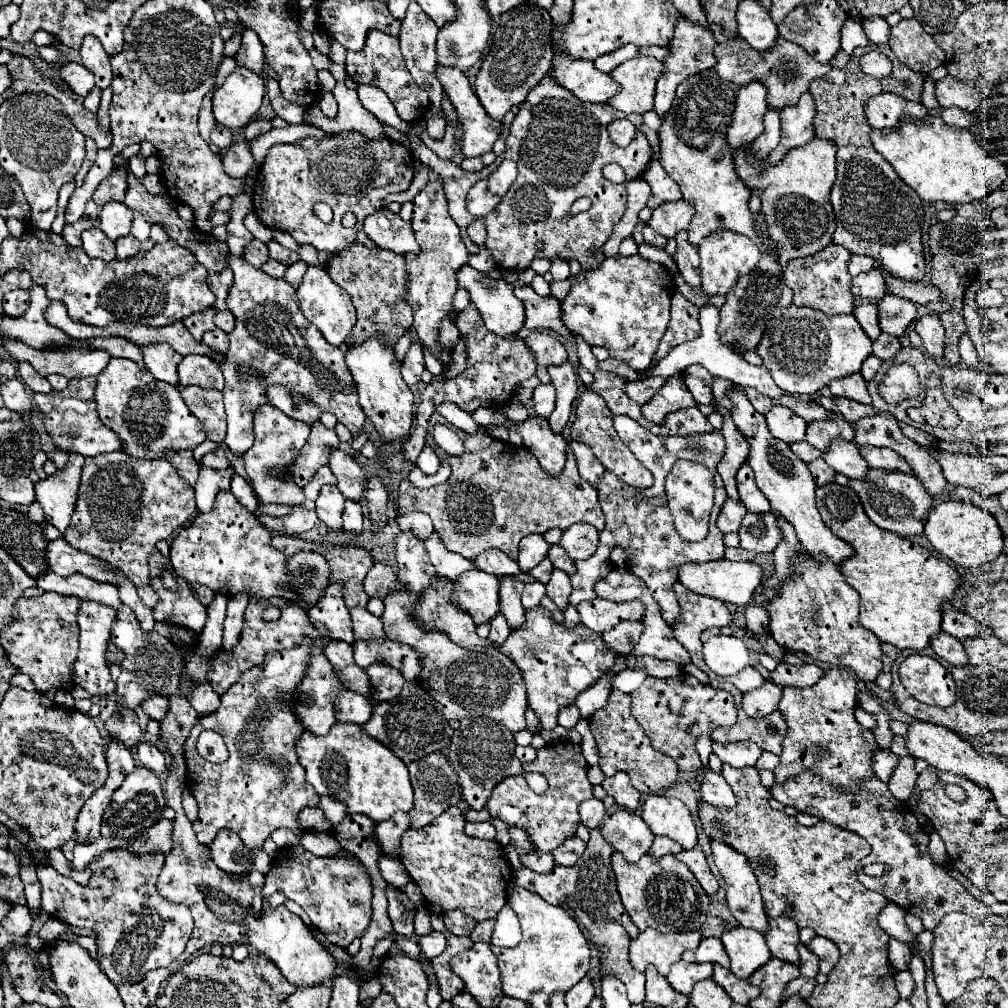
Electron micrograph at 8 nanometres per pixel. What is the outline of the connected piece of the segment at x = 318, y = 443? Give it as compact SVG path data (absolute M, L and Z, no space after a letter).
M320 422L312 424L312 432L308 442L304 444L304 448L300 450L300 454L296 456L296 462L292 468L284 470L284 474L288 476L290 472L294 474L294 482L298 486L304 486L320 466L328 464L330 452L338 448L338 436L334 430L324 428Z

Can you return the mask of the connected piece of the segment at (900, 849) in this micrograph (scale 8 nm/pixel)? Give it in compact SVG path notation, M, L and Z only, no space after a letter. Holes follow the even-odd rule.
M800 774L800 778L794 778L792 782L774 784L770 790L776 800L780 800L786 806L796 808L798 812L806 812L810 816L816 816L820 820L826 820L830 824L836 824L844 830L852 830L868 840L872 846L870 856L866 856L858 866L858 880L874 892L884 894L888 900L898 904L910 914L916 914L922 918L926 930L934 930L942 916L950 912L964 912L970 916L984 918L990 914L990 910L984 910L984 904L978 902L960 882L956 882L946 868L934 864L928 856L928 834L918 824L910 804L904 804L896 800L888 786L872 776L872 782L864 786L860 794L836 794L832 786L824 786L818 778L812 778L812 774ZM870 862L884 862L892 868L892 874L872 878L862 872L862 868Z

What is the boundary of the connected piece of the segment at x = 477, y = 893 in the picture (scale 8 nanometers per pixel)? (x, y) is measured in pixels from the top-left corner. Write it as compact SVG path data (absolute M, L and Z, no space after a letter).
M452 806L430 826L420 830L408 828L402 838L400 860L410 878L420 886L426 908L434 914L460 910L476 922L496 918L506 902L506 890L512 882L502 846L496 840L480 840L464 834L464 816Z

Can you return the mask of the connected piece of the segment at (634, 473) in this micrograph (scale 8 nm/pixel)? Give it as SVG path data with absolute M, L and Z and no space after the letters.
M586 390L580 394L576 404L576 420L570 428L570 436L576 442L582 442L592 448L594 456L604 464L604 468L612 474L616 474L622 482L634 488L648 488L652 486L652 474L636 460L636 456L630 452L630 448L618 438L614 426L612 426L612 412L608 410L606 402L592 390Z

